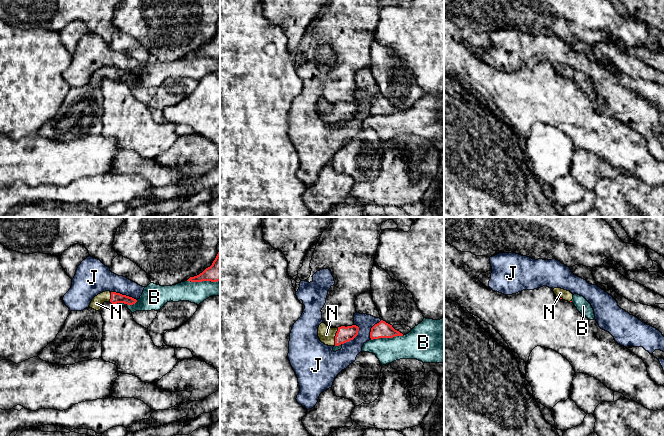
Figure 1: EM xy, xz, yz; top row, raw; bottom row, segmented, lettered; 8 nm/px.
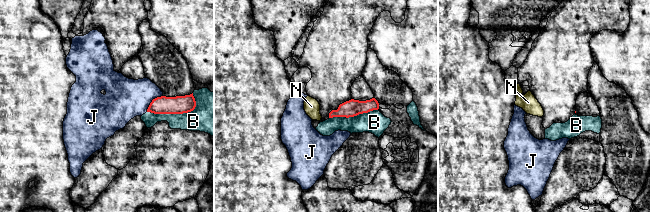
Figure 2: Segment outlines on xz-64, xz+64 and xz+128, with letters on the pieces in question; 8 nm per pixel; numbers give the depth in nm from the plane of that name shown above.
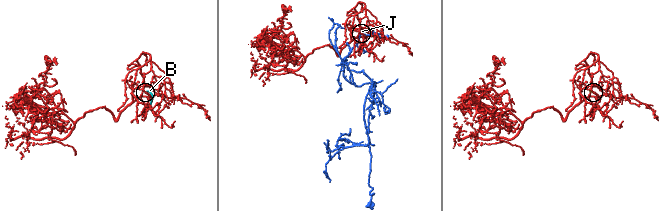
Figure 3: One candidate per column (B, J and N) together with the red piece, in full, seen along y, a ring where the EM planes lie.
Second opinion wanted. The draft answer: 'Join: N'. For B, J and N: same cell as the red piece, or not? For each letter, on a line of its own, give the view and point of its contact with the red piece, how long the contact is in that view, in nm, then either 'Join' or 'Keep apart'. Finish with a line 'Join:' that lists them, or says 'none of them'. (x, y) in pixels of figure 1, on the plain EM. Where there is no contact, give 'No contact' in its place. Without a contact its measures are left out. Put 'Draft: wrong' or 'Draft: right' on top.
Draft: right
B: Touches red at xy (203, 56). Shared border 260 nm. Keep apart
J: Touches red at xz (353, 114). Shared border 220 nm. Keep apart
N: Touches red at xz (335, 113). Shared border 150 nm. Join
Join: N

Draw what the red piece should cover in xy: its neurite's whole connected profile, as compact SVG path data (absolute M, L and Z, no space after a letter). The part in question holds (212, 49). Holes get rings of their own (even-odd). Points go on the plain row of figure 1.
M218 28L215 36L213 37L210 43L206 44L199 51L190 53L187 57L191 57L191 58L220 57L220 28Z

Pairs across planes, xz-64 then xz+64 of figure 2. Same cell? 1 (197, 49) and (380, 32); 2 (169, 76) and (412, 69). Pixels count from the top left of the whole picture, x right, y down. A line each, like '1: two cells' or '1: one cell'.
1: one cell
2: two cells

